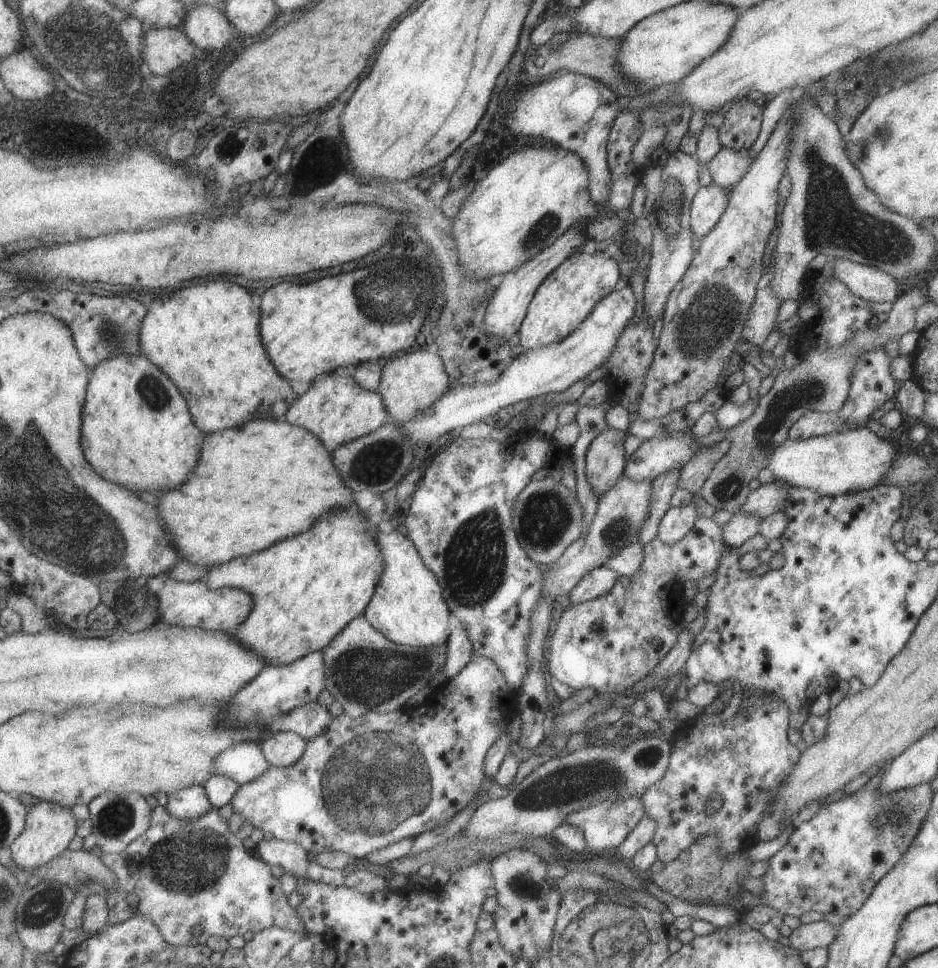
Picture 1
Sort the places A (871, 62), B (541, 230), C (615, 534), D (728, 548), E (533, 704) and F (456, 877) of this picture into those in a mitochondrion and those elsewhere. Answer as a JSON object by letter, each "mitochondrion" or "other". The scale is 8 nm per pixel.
{"A":"other","B":"mitochondrion","C":"mitochondrion","D":"other","E":"other","F":"other"}

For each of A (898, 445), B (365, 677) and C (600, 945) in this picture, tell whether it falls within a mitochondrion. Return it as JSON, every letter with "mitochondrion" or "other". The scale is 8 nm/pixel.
{"A":"other","B":"mitochondrion","C":"mitochondrion"}

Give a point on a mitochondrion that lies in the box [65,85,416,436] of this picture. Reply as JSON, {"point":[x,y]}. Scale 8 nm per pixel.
{"point":[155,396]}

